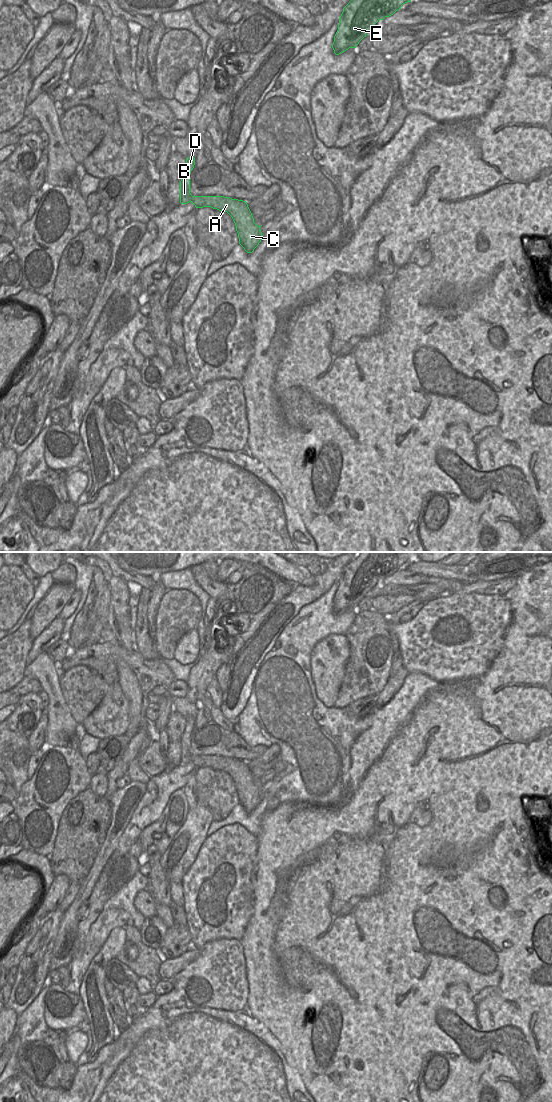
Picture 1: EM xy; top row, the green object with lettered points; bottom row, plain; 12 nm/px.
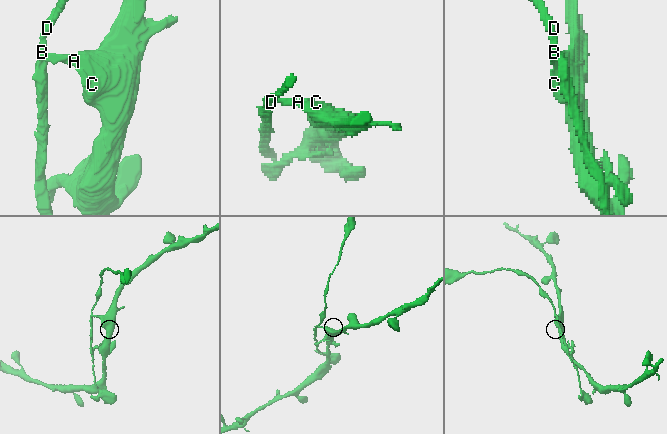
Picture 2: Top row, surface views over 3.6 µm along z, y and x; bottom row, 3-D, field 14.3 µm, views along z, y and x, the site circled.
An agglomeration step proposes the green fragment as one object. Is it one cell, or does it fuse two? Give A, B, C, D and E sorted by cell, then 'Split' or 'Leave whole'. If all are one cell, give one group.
Groups: A C E / B D. Split

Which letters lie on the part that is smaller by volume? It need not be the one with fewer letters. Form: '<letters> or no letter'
B, D

